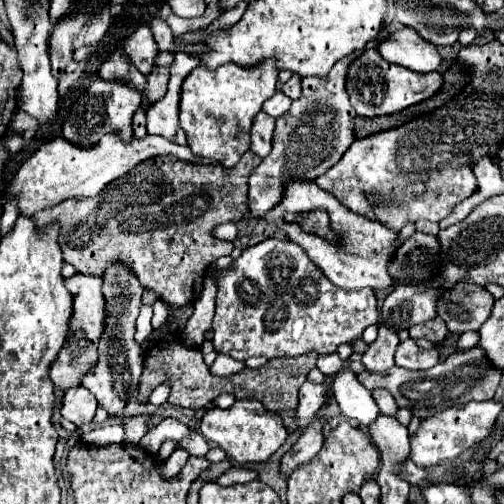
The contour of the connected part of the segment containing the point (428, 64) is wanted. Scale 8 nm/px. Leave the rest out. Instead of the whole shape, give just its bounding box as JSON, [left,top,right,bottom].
[377,27,441,73]

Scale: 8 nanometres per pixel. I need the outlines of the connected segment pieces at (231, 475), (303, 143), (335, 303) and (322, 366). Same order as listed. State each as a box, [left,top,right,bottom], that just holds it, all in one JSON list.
[[215,467,259,485],[249,53,359,217],[213,239,377,359],[317,353,343,377]]

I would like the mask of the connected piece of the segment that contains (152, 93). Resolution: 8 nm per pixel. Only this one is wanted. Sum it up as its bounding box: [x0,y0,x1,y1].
[145,67,169,103]

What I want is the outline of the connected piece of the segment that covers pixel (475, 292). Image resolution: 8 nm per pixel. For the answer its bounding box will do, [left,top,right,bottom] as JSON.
[437,283,493,333]

